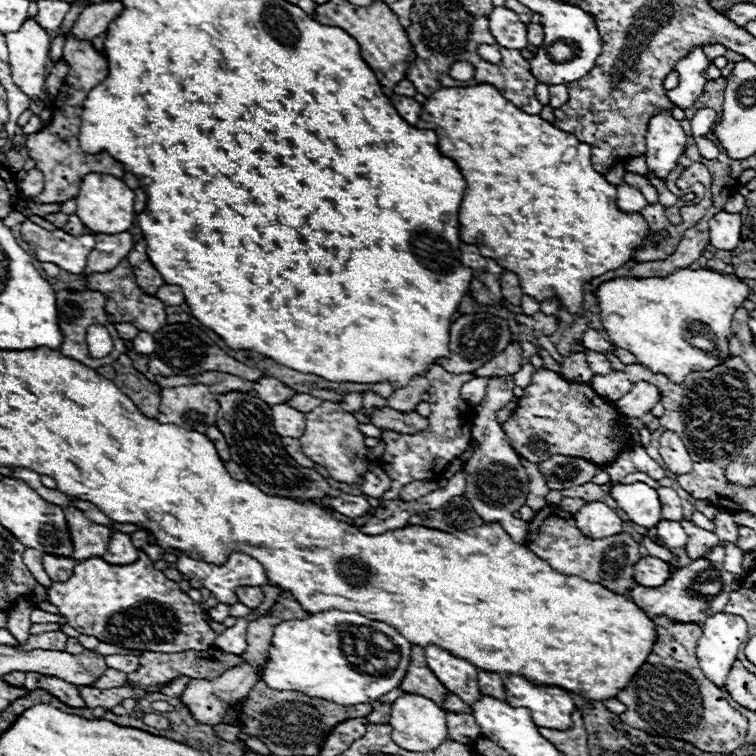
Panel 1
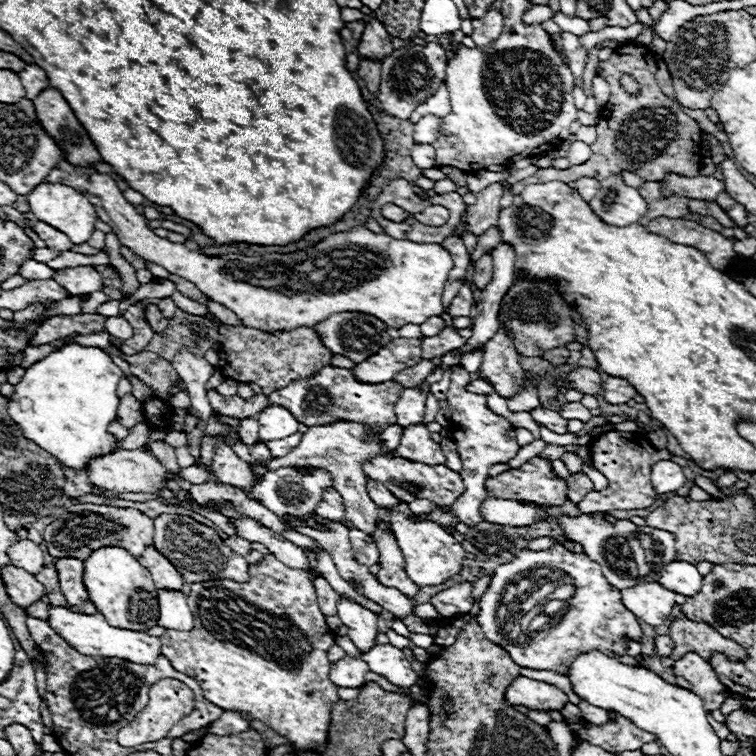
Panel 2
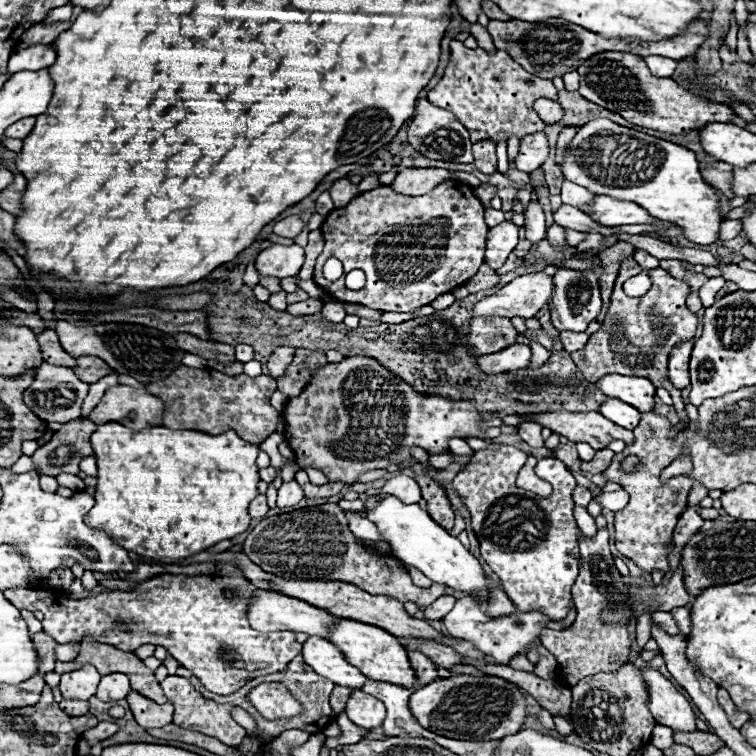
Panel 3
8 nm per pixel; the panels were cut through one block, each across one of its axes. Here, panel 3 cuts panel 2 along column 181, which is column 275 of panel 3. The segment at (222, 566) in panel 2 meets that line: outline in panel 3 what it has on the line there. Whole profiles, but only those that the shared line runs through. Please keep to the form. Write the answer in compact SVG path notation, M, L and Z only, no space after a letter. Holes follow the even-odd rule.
M338 504L310 506L264 518L248 534L244 554L248 554L248 558L262 570L278 576L352 582L368 594L384 594L388 598L414 602L418 606L428 606L446 592L444 584L432 584L430 588L414 586L396 556L378 556L362 550L362 546L356 544L356 536L348 530L344 510L338 508Z

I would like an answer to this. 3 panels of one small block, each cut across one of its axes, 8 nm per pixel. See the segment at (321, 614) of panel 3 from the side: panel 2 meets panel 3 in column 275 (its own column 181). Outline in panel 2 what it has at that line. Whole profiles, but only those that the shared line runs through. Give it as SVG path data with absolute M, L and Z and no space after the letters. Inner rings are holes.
M158 590L160 602L160 618L158 626L172 628L180 632L188 632L194 626L194 616L188 608L186 596L178 590Z

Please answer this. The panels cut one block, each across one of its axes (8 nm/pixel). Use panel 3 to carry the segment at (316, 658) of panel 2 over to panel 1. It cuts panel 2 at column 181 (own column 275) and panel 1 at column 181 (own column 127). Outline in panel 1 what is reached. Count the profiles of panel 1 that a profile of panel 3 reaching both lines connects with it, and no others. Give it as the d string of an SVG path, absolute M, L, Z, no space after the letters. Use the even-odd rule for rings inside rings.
M140 552L136 562L126 566L112 566L102 558L80 560L66 582L52 582L46 600L58 608L58 614L76 632L96 636L100 642L126 650L164 654L208 650L216 638L202 616L200 604L192 602L162 570L156 570L144 552Z

